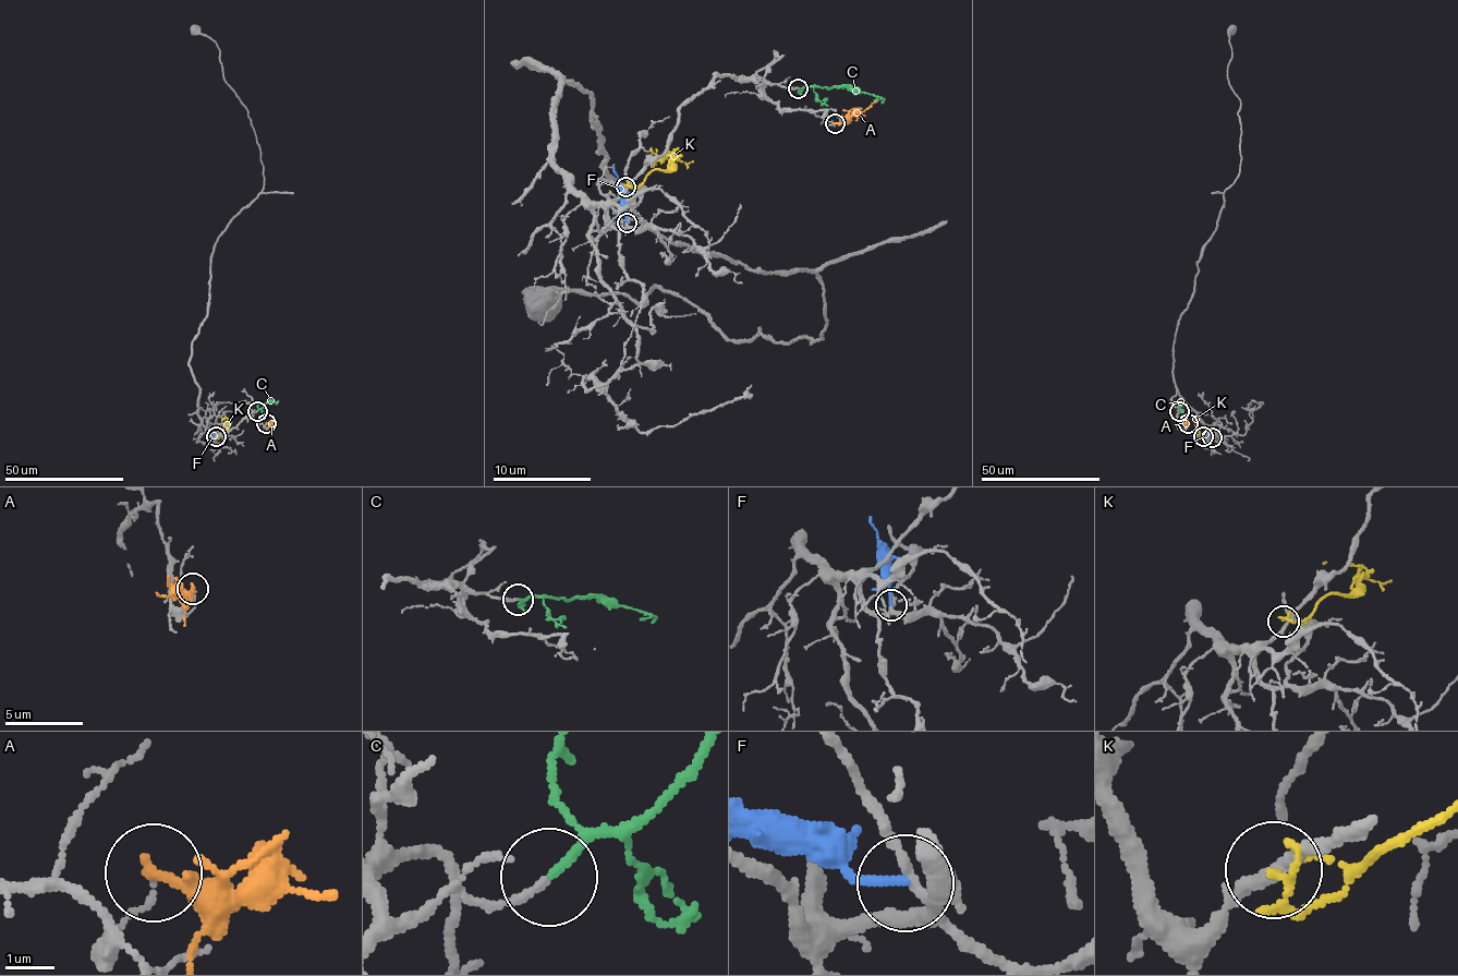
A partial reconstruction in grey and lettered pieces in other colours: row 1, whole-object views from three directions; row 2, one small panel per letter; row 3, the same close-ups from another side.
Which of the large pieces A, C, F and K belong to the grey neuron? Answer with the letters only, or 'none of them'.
C

